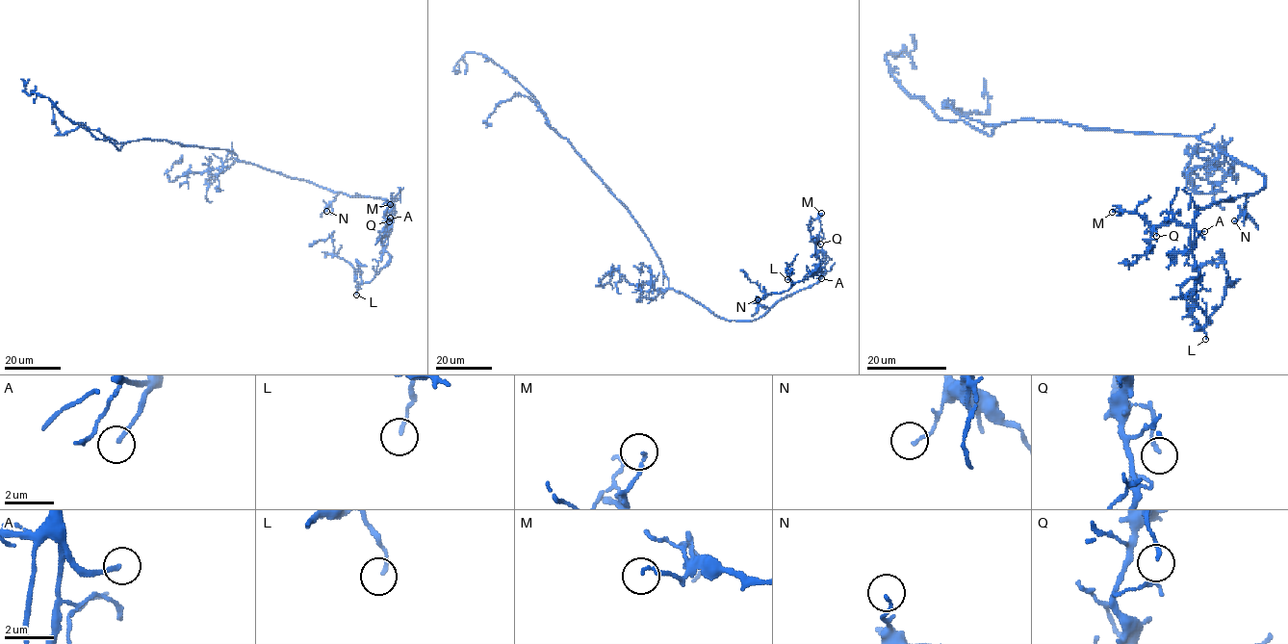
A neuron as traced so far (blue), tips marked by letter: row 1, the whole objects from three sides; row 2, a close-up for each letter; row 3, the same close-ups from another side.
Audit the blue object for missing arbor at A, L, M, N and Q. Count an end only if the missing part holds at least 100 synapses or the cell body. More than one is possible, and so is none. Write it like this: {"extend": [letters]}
{"extend": ["A"]}

